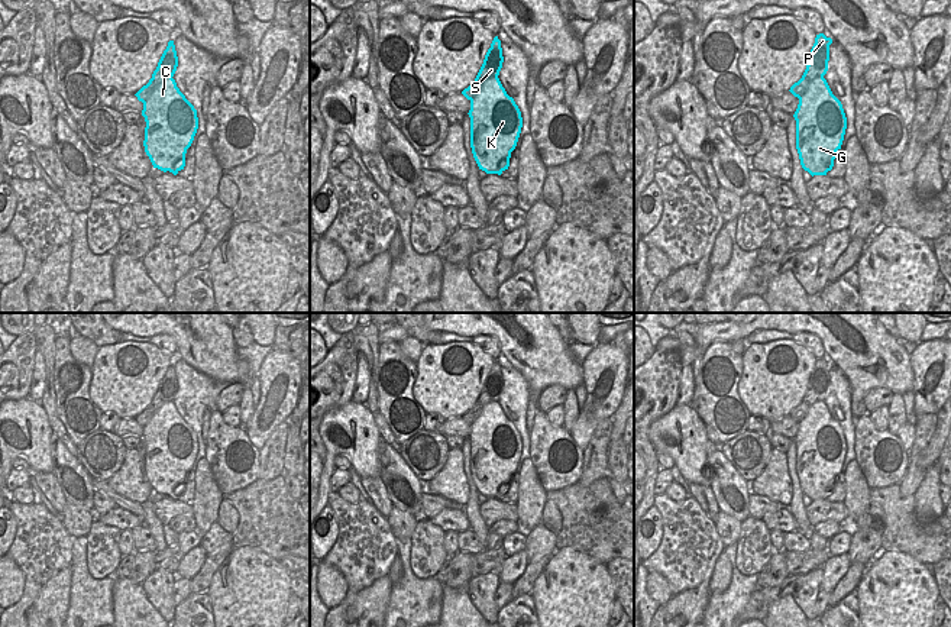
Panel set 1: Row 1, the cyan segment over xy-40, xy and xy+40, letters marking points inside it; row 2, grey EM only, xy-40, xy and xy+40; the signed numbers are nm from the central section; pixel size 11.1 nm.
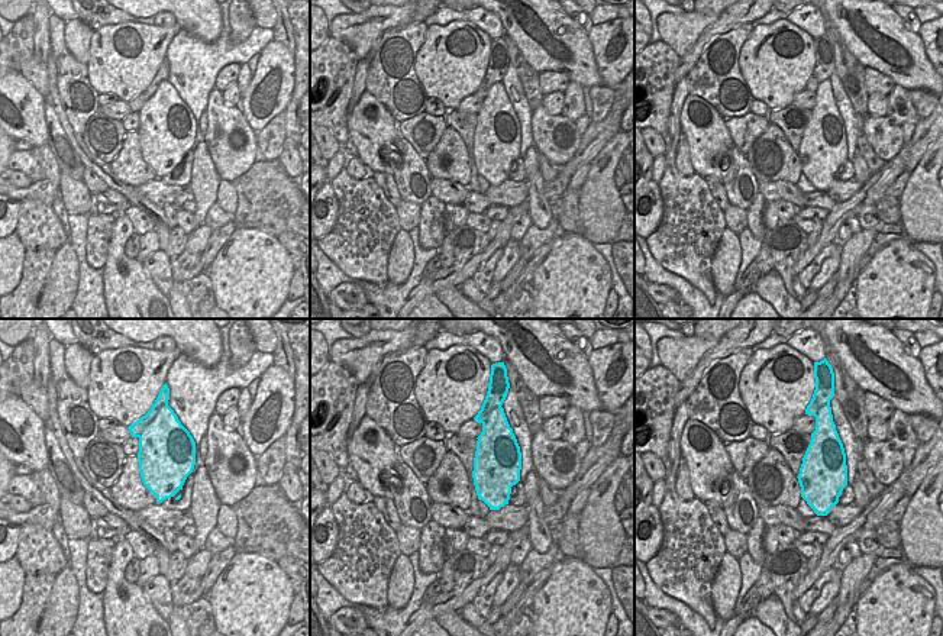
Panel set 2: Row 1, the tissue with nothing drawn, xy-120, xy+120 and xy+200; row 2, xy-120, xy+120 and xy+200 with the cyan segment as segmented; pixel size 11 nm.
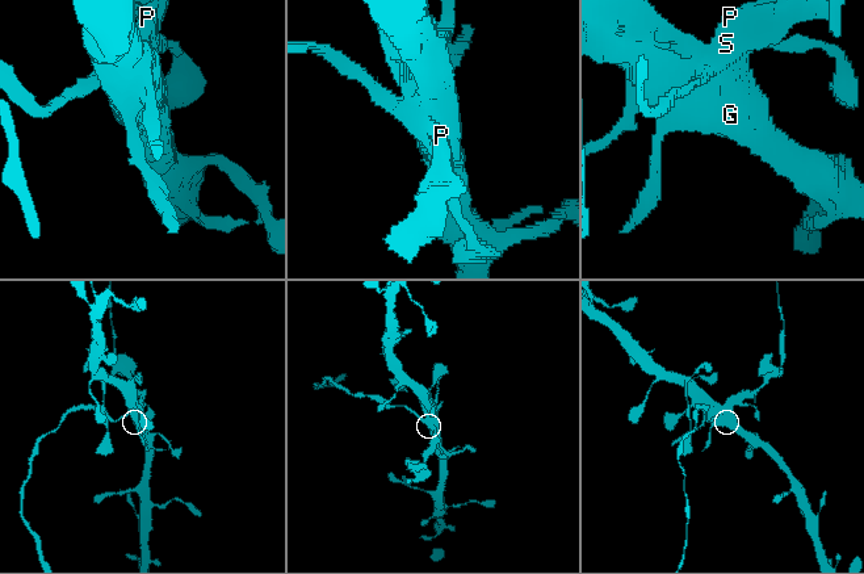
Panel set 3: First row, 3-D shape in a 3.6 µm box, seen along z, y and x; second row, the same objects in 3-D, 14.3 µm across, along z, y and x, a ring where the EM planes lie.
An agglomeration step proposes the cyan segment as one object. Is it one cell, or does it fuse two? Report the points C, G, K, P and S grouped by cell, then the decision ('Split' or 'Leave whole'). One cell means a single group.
Groups: C G K / P S. Split.

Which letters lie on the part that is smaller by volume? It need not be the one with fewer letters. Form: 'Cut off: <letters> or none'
Cut off: P, S.

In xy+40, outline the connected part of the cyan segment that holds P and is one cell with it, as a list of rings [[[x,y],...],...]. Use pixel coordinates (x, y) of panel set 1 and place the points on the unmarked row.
[[[824,358],[816,359],[815,368],[809,378],[806,394],[802,403],[789,414],[795,421],[799,423],[800,420],[803,420],[813,403],[824,401],[827,398],[831,368],[831,362],[827,362]]]

